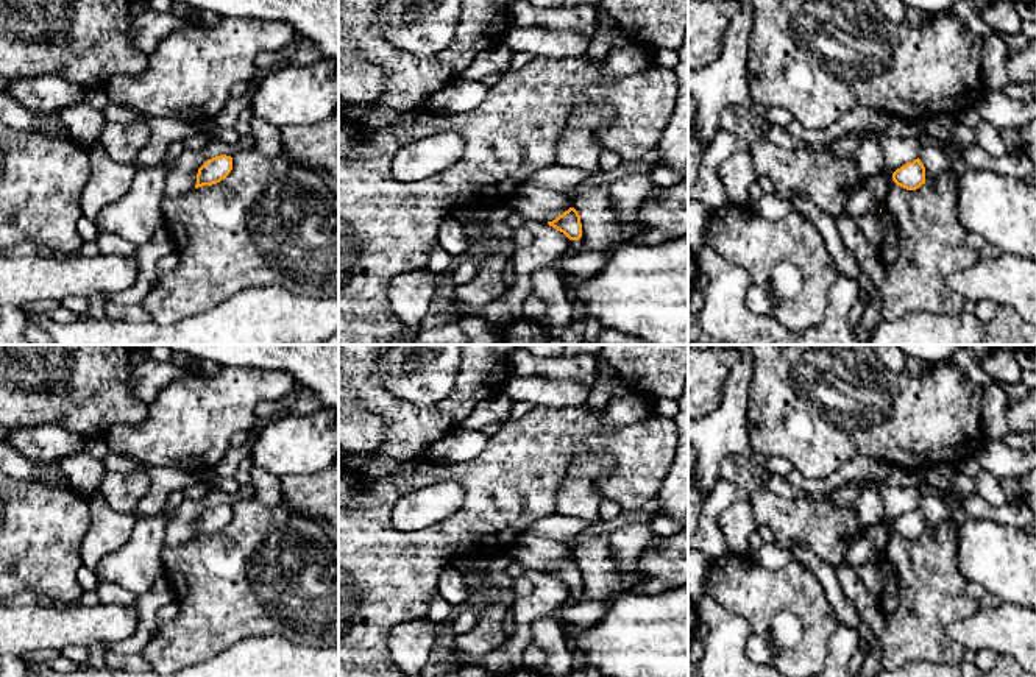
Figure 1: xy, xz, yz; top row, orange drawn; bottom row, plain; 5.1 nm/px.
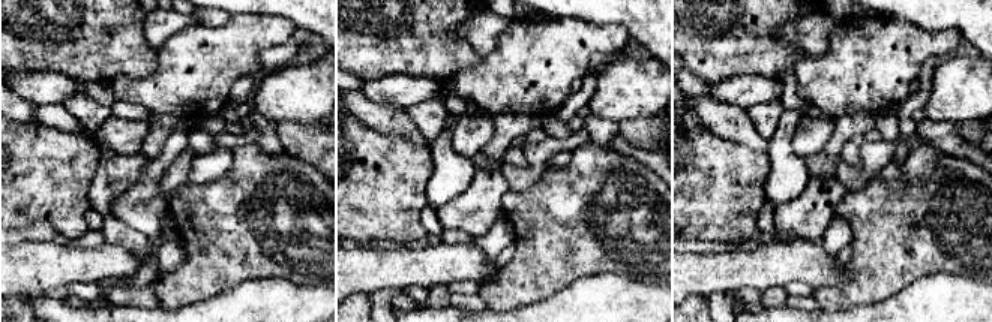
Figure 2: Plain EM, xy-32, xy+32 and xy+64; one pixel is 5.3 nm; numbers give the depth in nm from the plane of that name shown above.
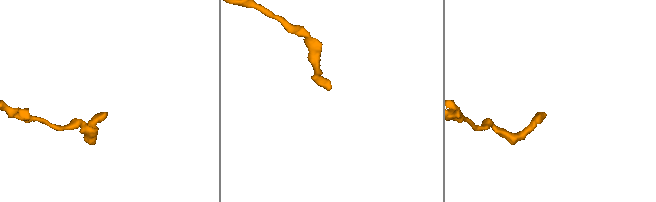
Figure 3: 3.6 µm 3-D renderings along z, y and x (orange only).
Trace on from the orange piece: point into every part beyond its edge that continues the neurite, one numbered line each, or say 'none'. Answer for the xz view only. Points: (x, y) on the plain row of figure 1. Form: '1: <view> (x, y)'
1: xz (573, 596)

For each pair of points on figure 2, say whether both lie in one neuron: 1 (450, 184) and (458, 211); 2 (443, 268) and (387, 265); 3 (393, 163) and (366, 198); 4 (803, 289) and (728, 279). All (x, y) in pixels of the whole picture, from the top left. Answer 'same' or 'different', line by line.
1: different
2: same
3: same
4: different

